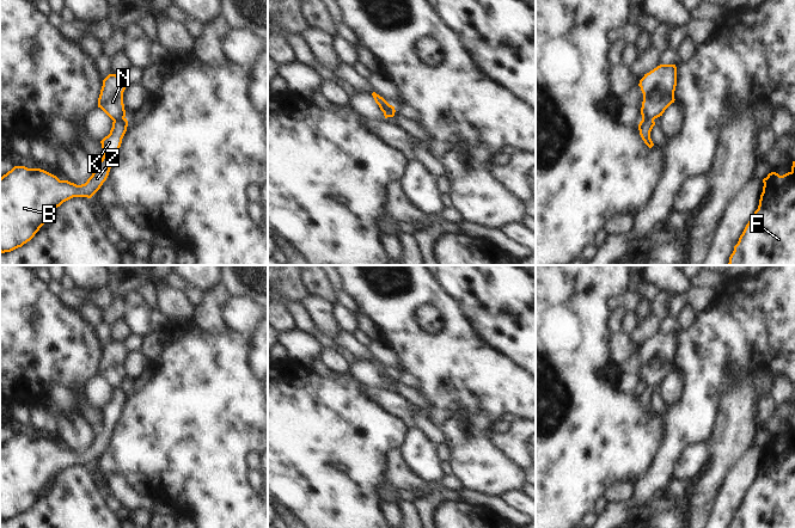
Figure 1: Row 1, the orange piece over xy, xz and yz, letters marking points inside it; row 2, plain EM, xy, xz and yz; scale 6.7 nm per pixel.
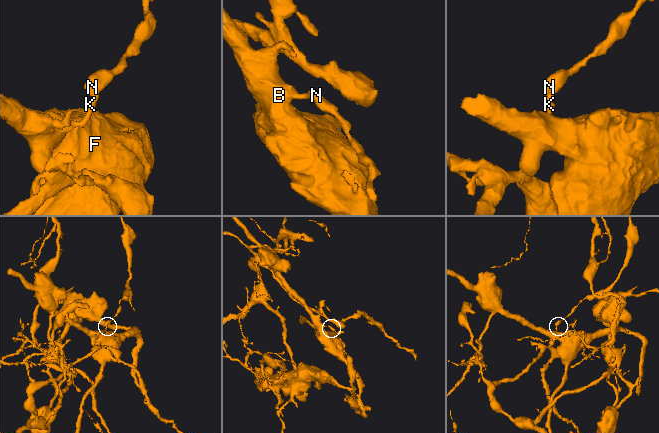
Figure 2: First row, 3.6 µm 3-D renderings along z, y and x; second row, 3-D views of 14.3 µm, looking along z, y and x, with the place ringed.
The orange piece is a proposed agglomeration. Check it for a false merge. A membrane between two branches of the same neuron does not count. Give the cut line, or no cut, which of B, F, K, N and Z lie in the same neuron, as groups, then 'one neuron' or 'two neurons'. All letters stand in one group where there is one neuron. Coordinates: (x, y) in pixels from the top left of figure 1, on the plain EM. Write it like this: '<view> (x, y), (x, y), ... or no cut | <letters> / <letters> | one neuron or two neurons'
yz (653, 386), (642, 387) | B F K Z / N | two neurons

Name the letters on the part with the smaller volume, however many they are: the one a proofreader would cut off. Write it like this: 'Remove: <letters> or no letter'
Remove: N

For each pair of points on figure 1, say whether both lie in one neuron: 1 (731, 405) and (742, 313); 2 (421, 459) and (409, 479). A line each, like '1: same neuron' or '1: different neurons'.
1: different neurons
2: different neurons

